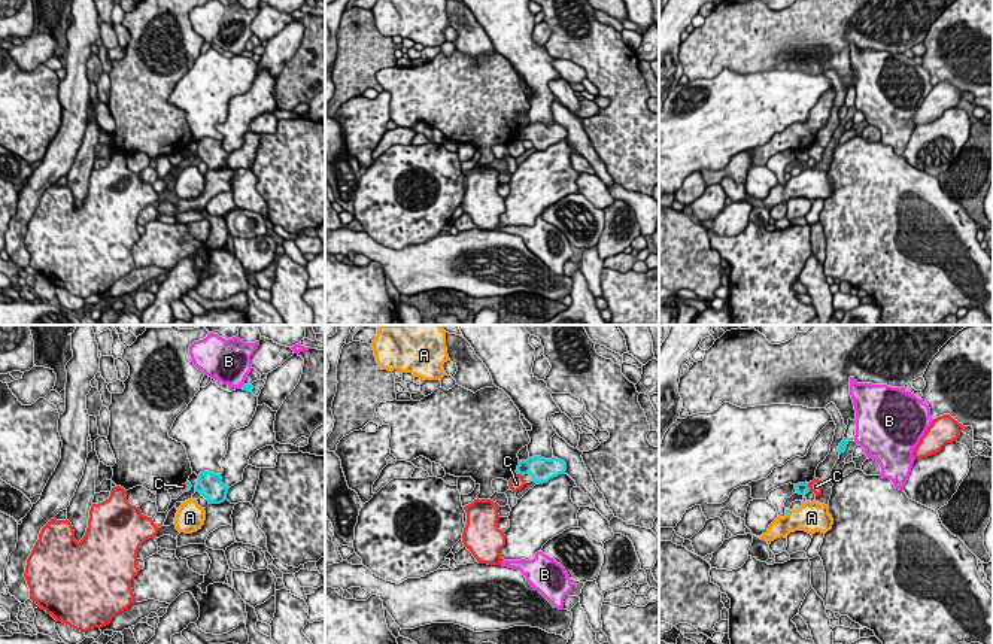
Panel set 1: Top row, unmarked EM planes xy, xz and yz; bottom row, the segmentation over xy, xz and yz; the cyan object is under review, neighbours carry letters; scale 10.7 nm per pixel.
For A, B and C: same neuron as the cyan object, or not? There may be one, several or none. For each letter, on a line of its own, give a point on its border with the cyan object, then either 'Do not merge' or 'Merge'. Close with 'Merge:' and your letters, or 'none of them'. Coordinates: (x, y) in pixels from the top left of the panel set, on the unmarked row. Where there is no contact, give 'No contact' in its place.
A: Touches cyan at yz (787, 179). Do not merge
B: Touches cyan at xy (242, 52). Do not merge
C: Touches cyan at yz (808, 154). Do not merge
Merge: none of them

